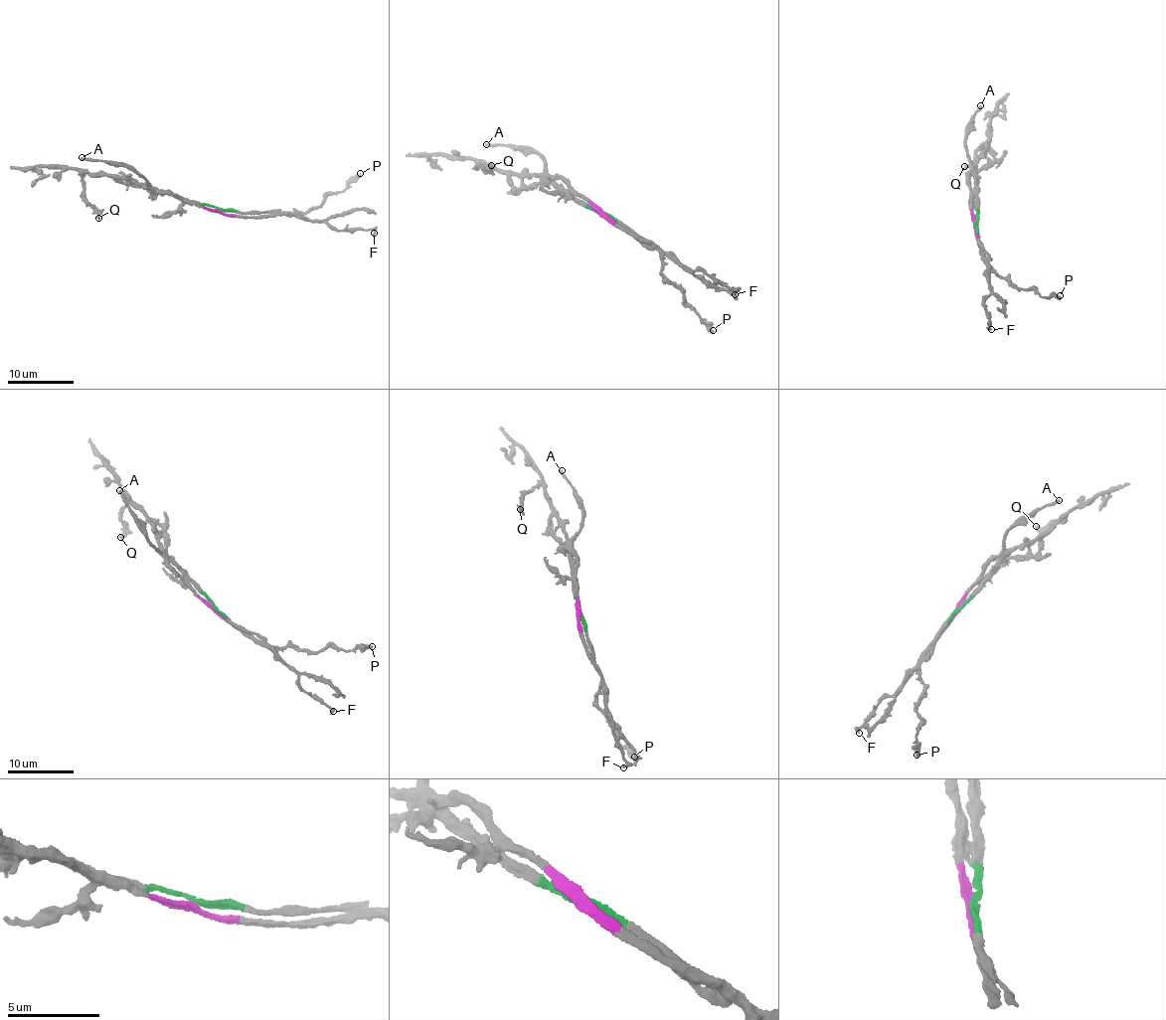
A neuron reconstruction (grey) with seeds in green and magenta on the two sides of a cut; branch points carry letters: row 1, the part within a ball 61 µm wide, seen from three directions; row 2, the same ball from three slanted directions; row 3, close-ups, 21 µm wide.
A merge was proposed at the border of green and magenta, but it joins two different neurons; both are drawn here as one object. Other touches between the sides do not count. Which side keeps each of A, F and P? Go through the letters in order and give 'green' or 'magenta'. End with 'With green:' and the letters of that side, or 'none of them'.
A: green
F: magenta
P: magenta
With green: A

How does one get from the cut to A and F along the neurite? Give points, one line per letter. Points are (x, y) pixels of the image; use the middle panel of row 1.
A: (601, 213), (577, 203), (570, 196), (557, 190), (545, 163), (534, 152), (485, 143)
F: (601, 213), (605, 219), (640, 236), (651, 246), (675, 254), (684, 266), (708, 272), (736, 289), (735, 294)

